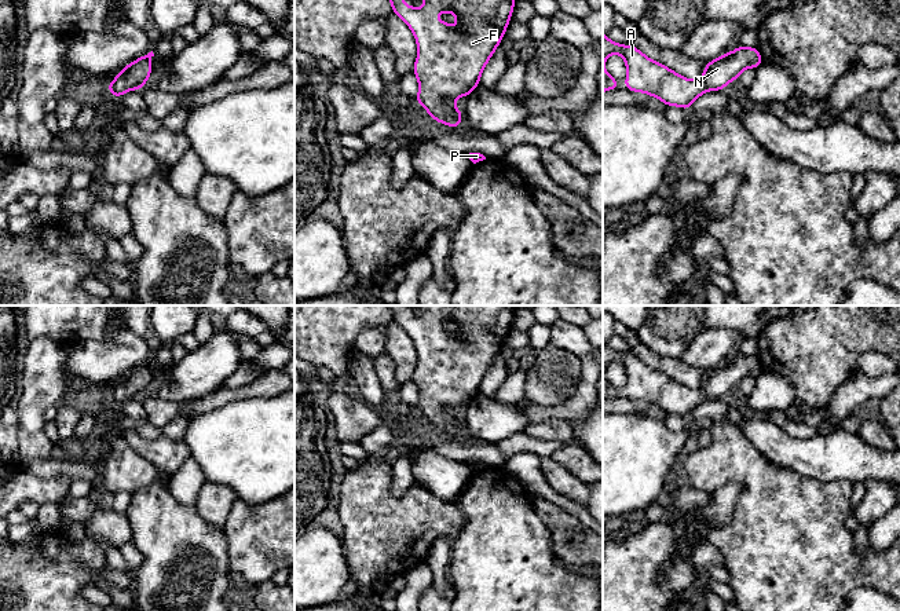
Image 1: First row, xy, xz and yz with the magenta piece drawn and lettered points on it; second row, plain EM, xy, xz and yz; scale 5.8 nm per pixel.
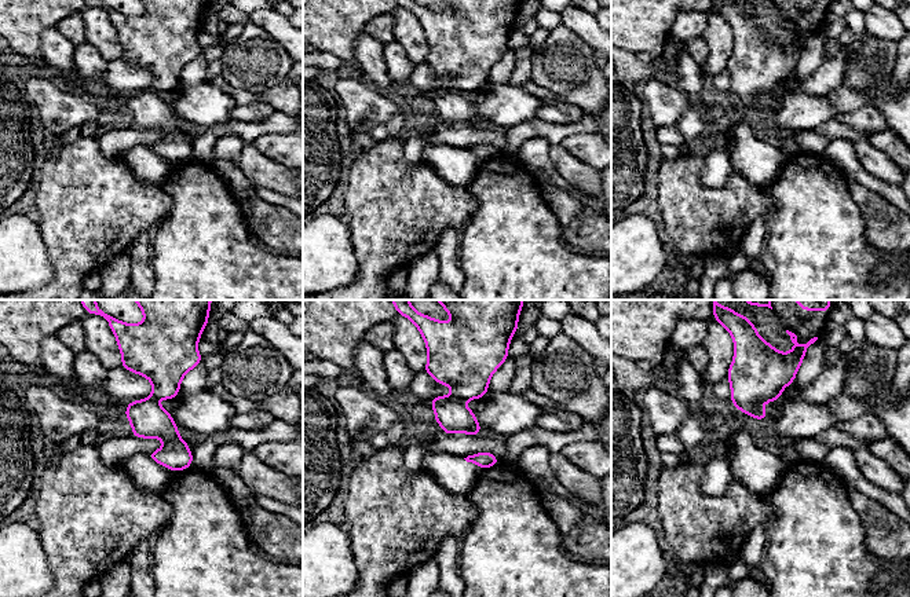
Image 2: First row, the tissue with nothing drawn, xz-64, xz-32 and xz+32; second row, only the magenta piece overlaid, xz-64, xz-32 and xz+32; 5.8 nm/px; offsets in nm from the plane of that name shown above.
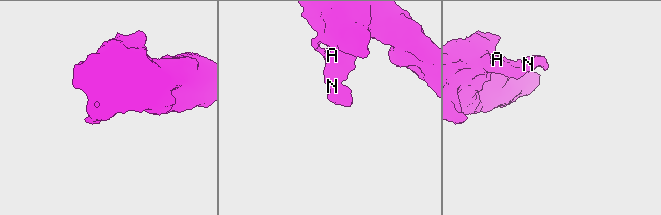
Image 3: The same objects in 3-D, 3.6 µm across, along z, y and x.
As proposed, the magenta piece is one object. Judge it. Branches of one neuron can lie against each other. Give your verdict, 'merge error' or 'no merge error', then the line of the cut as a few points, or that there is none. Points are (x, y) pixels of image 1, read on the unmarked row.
no merge error; no cut

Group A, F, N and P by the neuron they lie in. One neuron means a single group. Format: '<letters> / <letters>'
A F N P

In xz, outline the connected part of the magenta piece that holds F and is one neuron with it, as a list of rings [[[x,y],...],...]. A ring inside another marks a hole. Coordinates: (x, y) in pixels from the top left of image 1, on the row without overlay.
[[[388,306],[392,319],[411,337],[418,354],[413,381],[418,388],[416,410],[444,433],[457,438],[462,428],[453,409],[468,405],[478,394],[484,374],[501,351],[515,317],[513,306],[421,306],[425,314],[418,319],[405,314],[403,306]],[[449,319],[457,325],[457,336],[438,329],[439,321]]]

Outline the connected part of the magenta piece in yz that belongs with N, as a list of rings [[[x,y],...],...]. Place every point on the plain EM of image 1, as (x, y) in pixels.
[[[603,341],[603,400],[619,396],[618,389],[604,377],[604,369],[611,362],[619,362],[625,367],[626,398],[648,402],[661,407],[666,414],[680,414],[685,418],[706,399],[721,399],[744,377],[758,377],[762,373],[758,355],[739,354],[735,359],[705,373],[702,387],[688,388],[665,373],[651,369],[636,355],[617,352]]]

